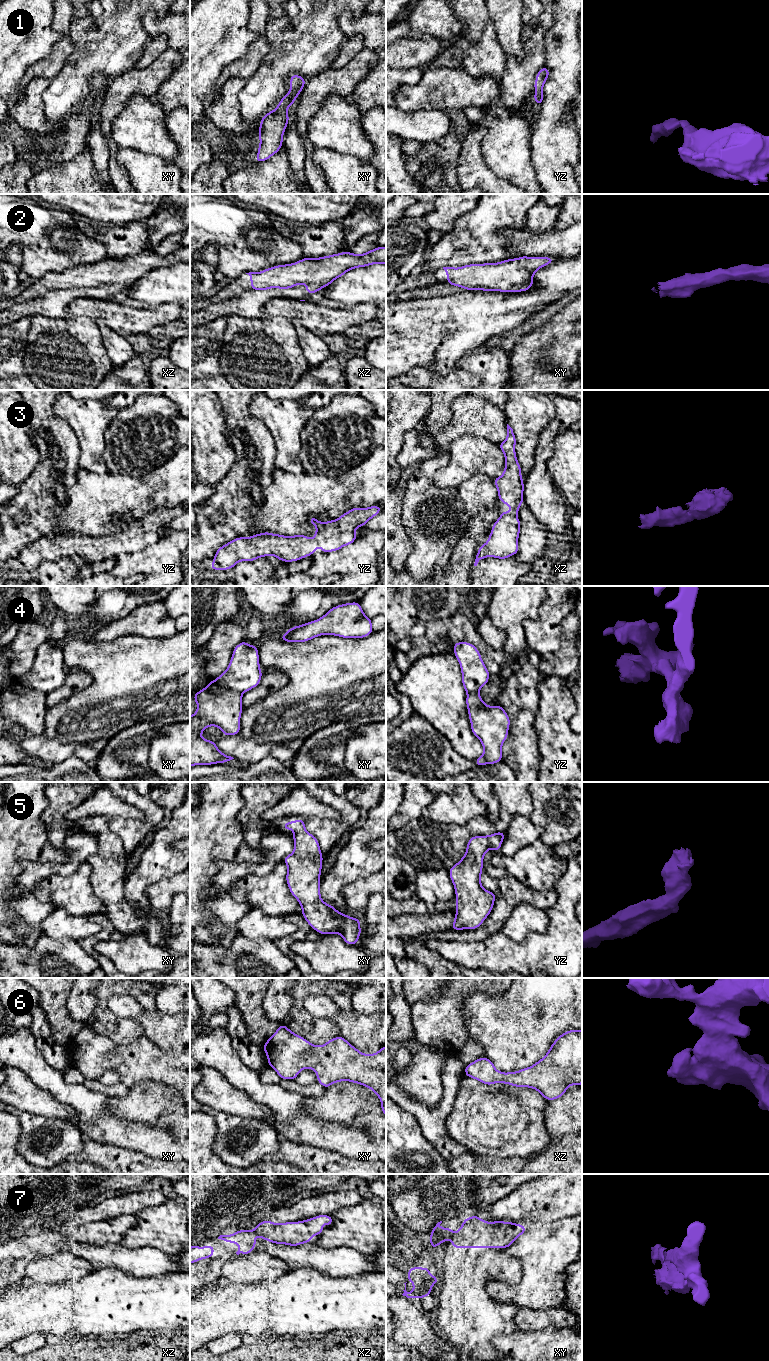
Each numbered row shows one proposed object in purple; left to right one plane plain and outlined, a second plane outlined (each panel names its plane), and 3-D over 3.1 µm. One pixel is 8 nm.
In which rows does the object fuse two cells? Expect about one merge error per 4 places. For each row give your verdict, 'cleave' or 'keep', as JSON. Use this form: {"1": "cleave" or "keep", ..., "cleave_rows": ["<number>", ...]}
{"1": "keep", "2": "keep", "3": "keep", "4": "cleave", "5": "keep", "6": "keep", "7": "cleave", "cleave_rows": ["4", "7"]}

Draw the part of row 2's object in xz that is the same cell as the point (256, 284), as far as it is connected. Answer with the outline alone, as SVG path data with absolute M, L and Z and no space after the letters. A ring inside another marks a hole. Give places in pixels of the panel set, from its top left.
M377 247L361 255L351 252L341 252L320 258L305 257L296 263L277 265L261 272L249 272L246 274L250 276L251 290L268 290L270 288L289 289L298 284L305 284L306 292L308 294L315 294L349 270L372 264L386 264L386 247Z

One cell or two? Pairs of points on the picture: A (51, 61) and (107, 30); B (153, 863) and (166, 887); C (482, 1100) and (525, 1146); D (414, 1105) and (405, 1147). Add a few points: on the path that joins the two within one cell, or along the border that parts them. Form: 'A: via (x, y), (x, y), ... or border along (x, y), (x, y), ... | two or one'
A: border along (70, 26), (74, 49), (60, 69) | two
B: border along (179, 872), (150, 884), (146, 889), (146, 896) | two
C: via (491, 1111), (515, 1135) | one
D: border along (396, 1103), (416, 1119), (423, 1136) | two

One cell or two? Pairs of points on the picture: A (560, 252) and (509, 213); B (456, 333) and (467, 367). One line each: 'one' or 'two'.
A: two
B: two

